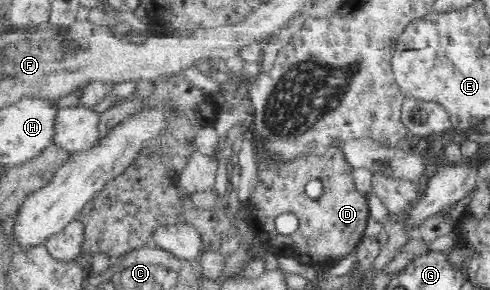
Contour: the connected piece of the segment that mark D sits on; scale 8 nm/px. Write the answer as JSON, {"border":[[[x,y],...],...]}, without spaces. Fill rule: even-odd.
{"border":[[[251,131],[254,136],[253,149],[255,150],[257,168],[257,183],[247,202],[248,216],[247,226],[254,232],[257,240],[269,248],[272,253],[282,262],[285,258],[295,258],[301,264],[319,268],[326,266],[331,262],[338,263],[354,252],[362,237],[365,236],[364,230],[368,226],[368,217],[370,216],[370,208],[368,207],[368,196],[358,192],[358,188],[354,186],[354,168],[350,162],[346,161],[346,153],[341,147],[328,147],[323,155],[316,153],[302,153],[292,157],[289,161],[278,161],[278,158],[270,154],[266,149],[266,141],[258,133]],[[309,180],[319,180],[323,183],[322,195],[312,199],[306,195],[304,189]],[[292,212],[296,214],[300,221],[300,228],[296,230],[296,234],[290,236],[282,236],[276,228],[274,228],[274,219],[279,214]]]}

